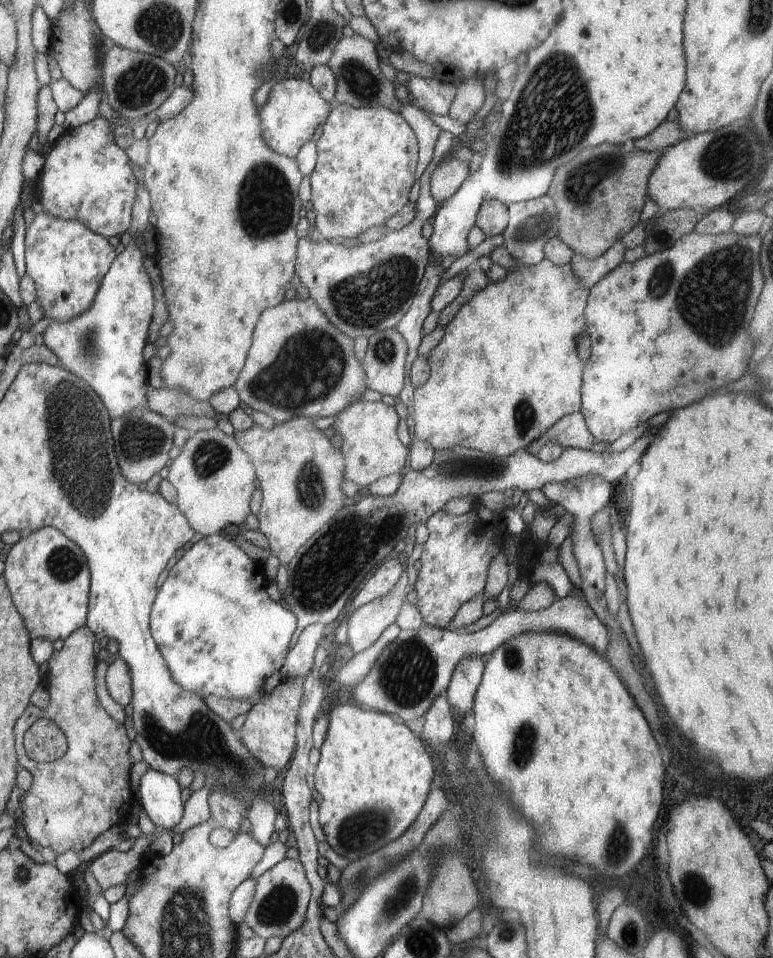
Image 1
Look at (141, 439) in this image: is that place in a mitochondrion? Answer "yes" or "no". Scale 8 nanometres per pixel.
yes

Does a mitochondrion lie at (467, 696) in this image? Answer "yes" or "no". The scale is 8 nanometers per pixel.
no

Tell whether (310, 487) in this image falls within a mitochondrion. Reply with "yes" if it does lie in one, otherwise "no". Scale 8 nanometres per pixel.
yes

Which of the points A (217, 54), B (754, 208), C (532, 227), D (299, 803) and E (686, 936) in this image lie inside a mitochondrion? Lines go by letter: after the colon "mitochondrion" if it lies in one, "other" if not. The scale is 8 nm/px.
A: other
B: other
C: mitochondrion
D: other
E: other

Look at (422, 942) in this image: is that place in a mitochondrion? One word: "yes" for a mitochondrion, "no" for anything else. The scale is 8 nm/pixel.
yes

